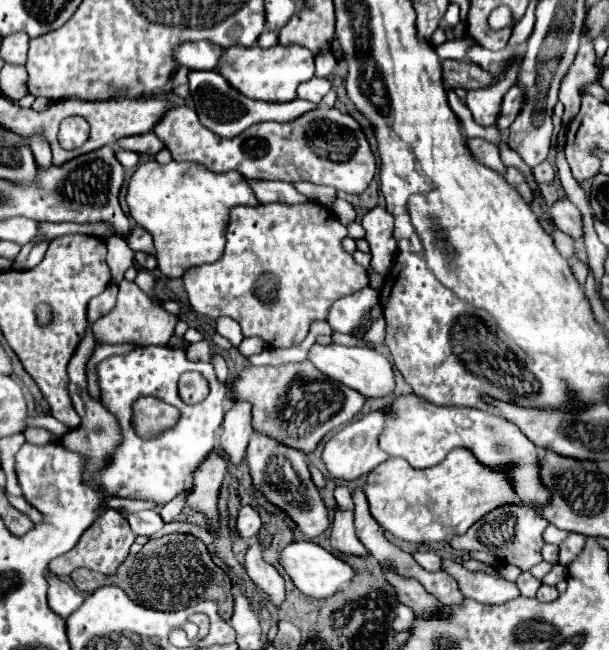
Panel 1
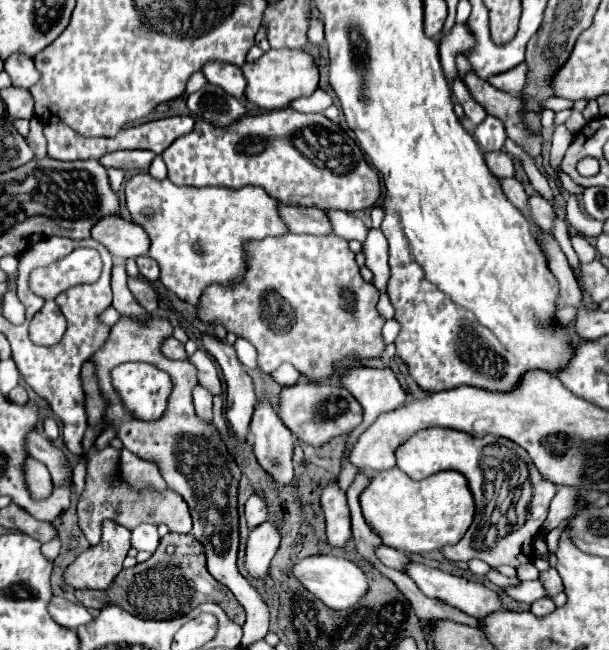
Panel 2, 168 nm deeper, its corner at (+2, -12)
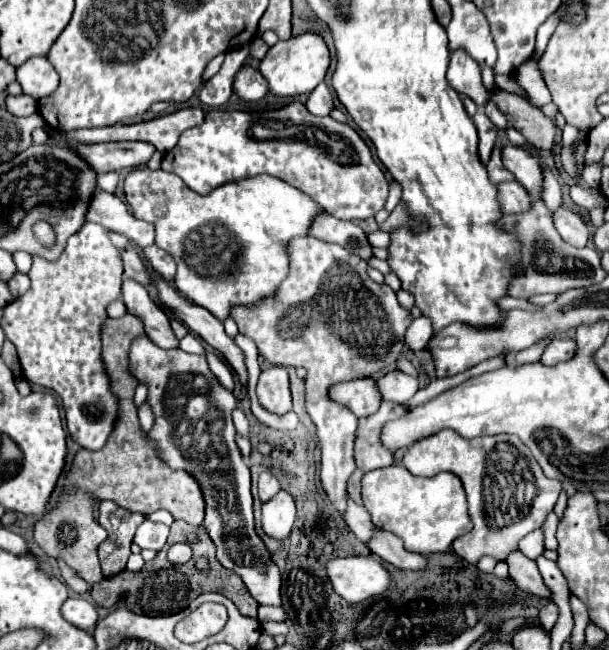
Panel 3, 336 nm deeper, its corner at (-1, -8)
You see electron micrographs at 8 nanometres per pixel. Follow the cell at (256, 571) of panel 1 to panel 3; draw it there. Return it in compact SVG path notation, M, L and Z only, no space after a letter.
M283 490L273 500L269 500L261 510L263 532L277 542L283 542L285 538L289 538L293 520L295 520L295 502L291 494Z

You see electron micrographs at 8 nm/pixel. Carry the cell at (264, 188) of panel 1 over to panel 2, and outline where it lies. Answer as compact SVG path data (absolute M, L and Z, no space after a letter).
M282 204L282 218L286 220L290 232L294 234L312 234L312 236L328 236L332 234L332 224L322 210L314 208L298 208Z

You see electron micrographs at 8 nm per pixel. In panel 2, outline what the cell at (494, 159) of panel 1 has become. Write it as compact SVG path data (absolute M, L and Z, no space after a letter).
M490 152L486 154L486 164L490 168L490 172L498 178L508 178L508 176L514 176L516 174L516 168L514 168L514 160L510 154L506 152Z

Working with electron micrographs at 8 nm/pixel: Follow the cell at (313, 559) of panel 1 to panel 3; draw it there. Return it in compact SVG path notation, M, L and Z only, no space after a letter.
M371 556L333 558L327 562L327 576L333 590L351 604L385 592L391 580L389 572Z

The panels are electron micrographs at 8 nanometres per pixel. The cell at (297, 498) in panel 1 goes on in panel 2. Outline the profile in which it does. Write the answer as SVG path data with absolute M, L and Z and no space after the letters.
M264 392L258 398L250 422L250 436L254 442L254 454L260 466L272 474L278 482L290 482L294 476L292 466L292 432L282 424L276 408L270 404L270 396Z

